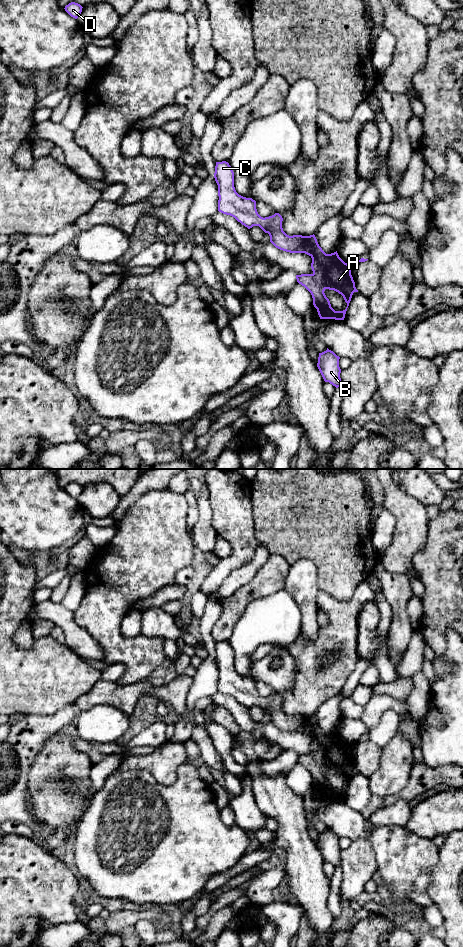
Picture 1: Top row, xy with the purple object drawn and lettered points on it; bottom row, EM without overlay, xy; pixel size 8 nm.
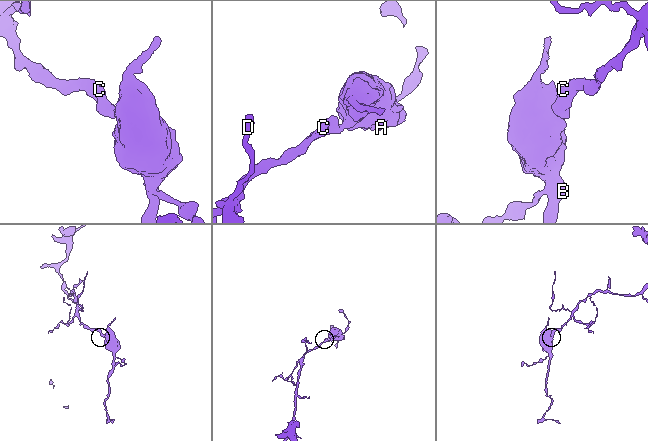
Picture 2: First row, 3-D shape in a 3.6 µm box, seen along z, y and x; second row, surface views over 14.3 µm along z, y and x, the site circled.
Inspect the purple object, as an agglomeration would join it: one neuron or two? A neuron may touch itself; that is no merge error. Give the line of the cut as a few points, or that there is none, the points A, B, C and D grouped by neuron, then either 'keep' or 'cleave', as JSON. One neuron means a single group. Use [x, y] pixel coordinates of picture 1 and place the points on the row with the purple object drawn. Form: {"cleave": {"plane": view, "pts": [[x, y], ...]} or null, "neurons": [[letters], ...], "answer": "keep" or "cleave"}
{"cleave": null, "neurons": [["A", "B", "C", "D"]], "answer": "keep"}

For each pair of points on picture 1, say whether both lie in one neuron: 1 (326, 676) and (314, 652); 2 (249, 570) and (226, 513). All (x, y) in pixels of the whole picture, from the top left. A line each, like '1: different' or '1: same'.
1: same
2: different

